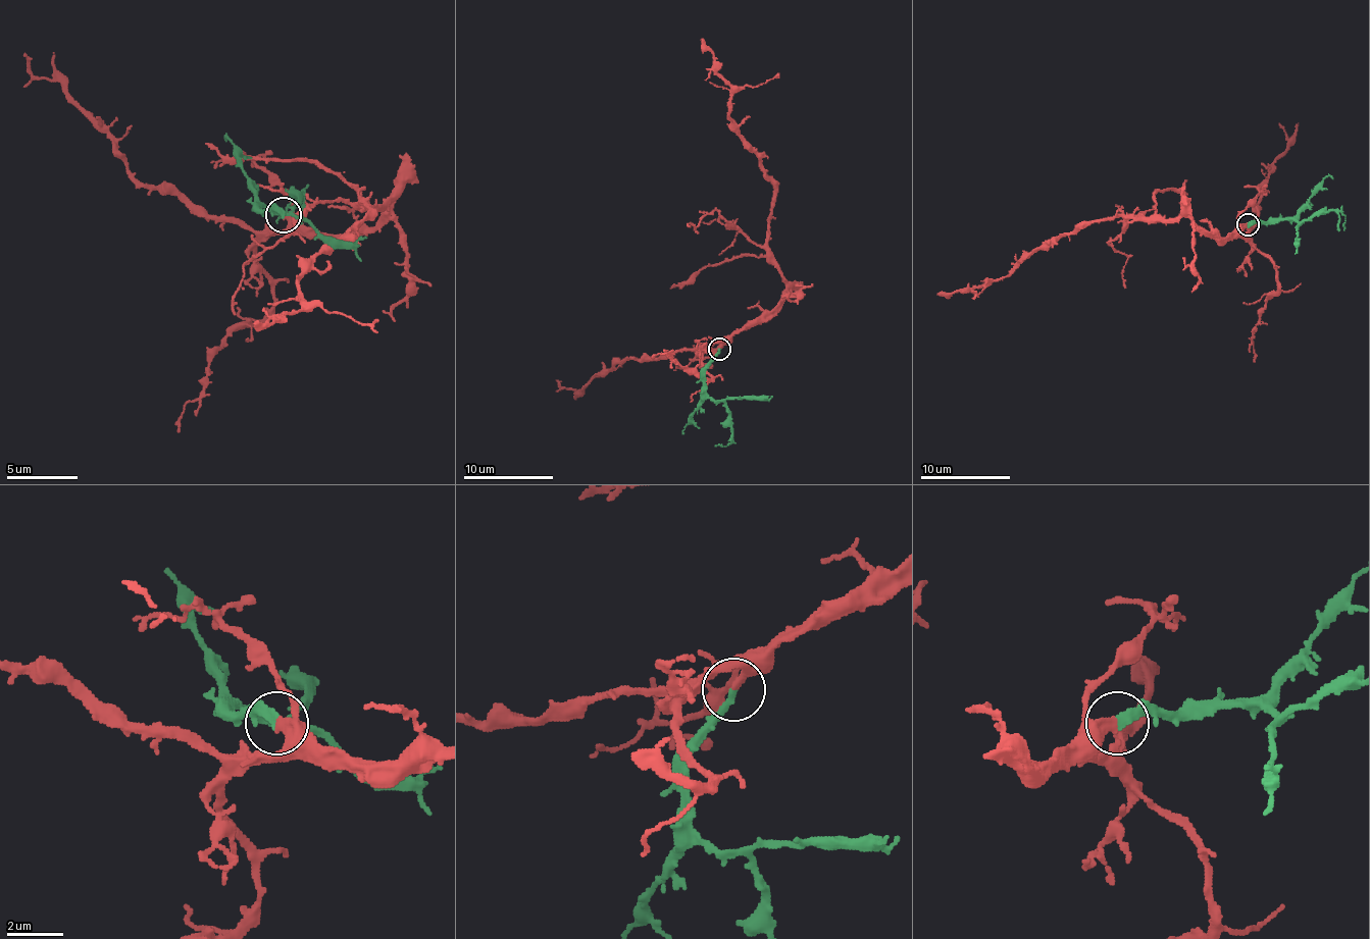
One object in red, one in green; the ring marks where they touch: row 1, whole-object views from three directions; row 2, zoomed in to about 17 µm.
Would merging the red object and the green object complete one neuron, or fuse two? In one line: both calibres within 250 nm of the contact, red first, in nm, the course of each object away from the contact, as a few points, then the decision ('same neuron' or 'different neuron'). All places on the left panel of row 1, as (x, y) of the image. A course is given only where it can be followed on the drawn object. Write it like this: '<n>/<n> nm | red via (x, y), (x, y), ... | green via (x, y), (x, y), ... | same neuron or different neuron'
360/300 nm | red via (283, 214), (357, 236), (389, 203), (364, 200), (371, 210), (311, 263), (300, 310), (254, 324) | green via (283, 214), (261, 210), (261, 207), (286, 214), (304, 193), (293, 200), (278, 224) | same neuron

